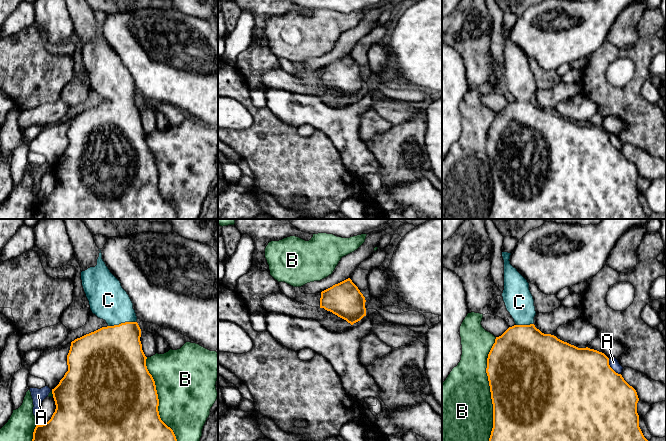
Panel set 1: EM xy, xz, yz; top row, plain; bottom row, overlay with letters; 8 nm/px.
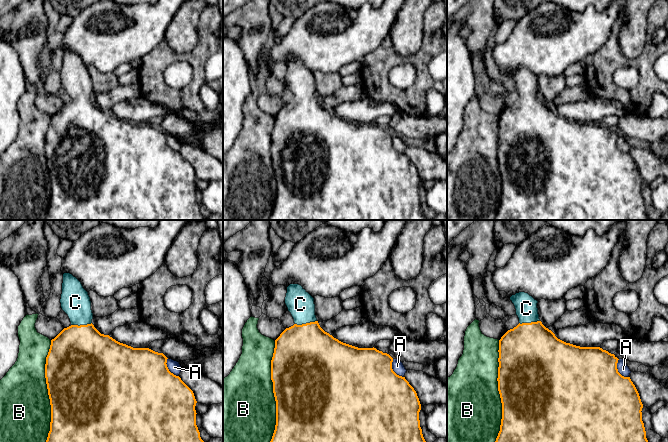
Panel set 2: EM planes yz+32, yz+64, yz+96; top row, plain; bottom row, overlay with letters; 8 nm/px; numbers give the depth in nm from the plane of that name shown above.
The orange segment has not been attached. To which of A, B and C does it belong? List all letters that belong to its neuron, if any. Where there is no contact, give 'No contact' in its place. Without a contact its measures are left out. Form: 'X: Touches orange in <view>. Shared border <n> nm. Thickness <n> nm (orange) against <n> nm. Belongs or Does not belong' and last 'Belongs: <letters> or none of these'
A: Touches orange in yz. Shared border 160 nm. Thickness 500 nm (orange) against 80 nm. Does not belong
B: Touches orange in yz. Shared border 850 nm. Thickness 500 nm (orange) against 460 nm. Does not belong
C: Touches orange in xy. Shared border 220 nm. Thickness 440 nm (orange) against 300 nm. Belongs
Belongs: C

